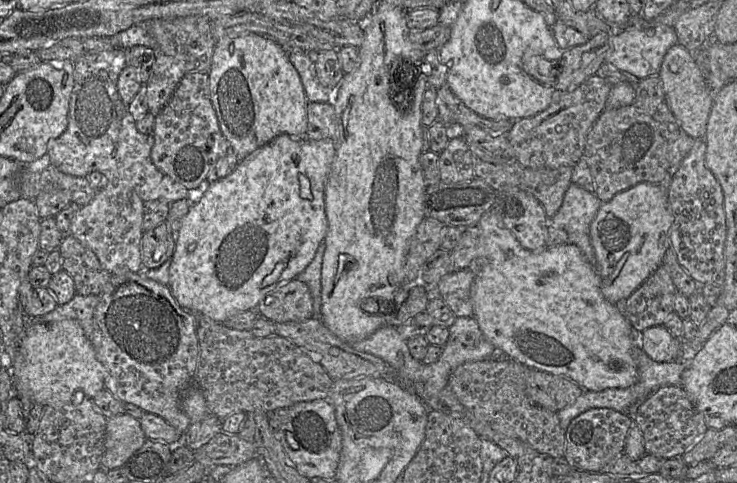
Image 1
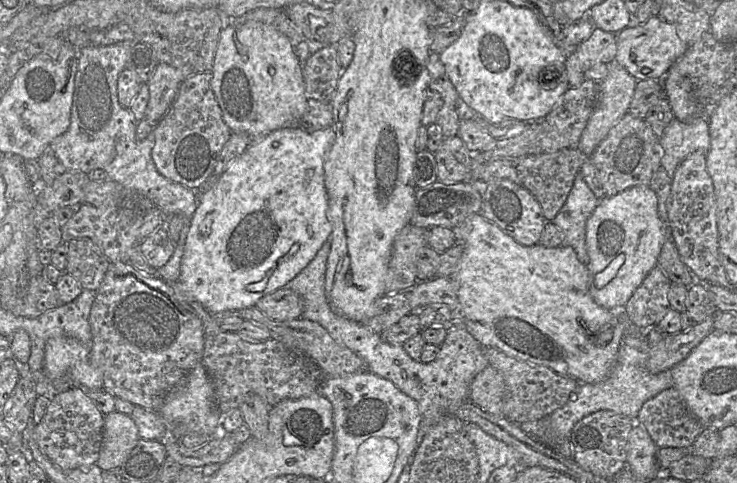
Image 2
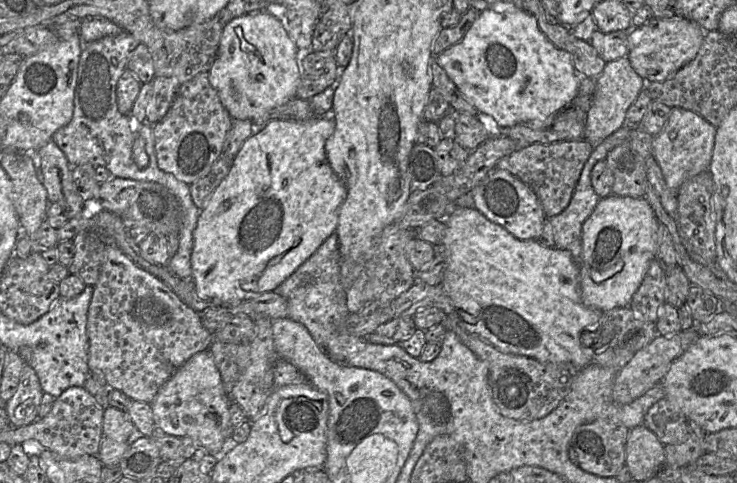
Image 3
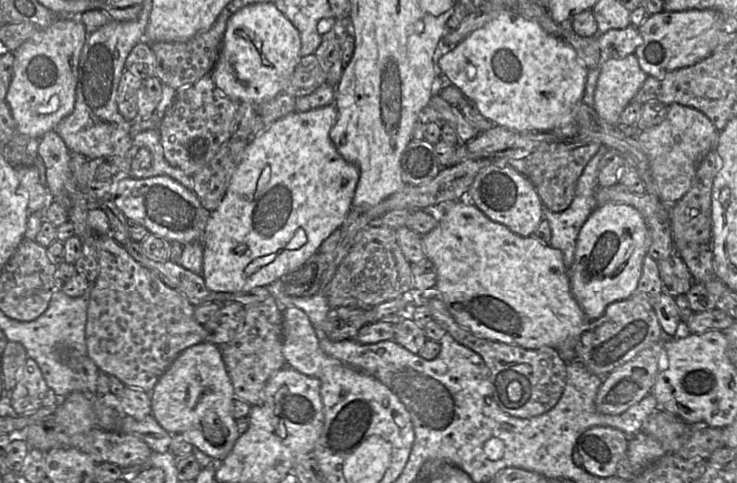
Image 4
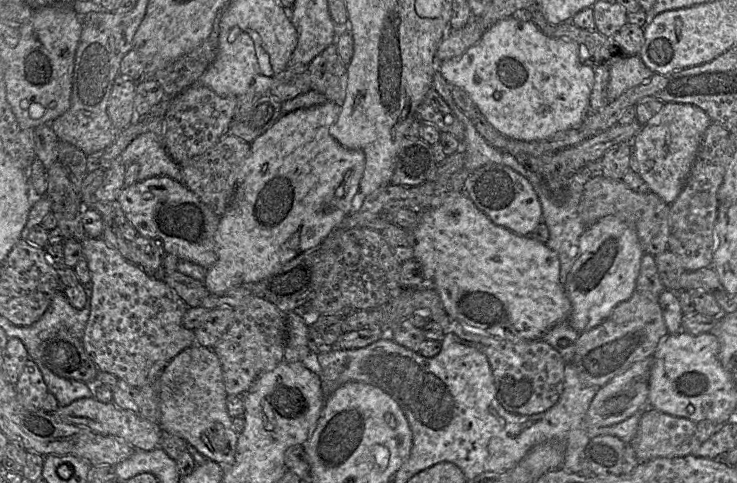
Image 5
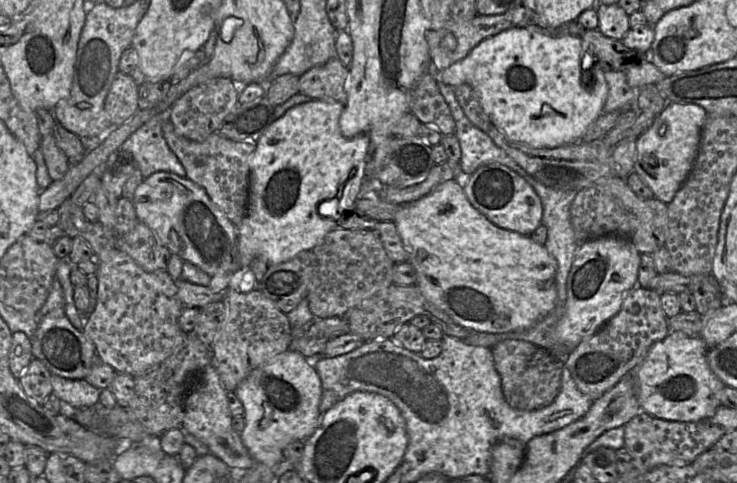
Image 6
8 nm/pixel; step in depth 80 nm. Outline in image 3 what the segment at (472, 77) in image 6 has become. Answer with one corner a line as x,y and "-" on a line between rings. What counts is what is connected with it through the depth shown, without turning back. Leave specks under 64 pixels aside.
496,2
480,11
478,18
463,39
438,55
437,63
446,71
449,78
455,83
466,100
474,105
478,112
485,113
492,117
500,127
510,127
517,124
526,124
534,120
546,121
548,118
554,118
557,113
571,104
579,92
581,77
575,70
570,53
557,48
550,42
540,30
536,17
522,8
516,7
513,3

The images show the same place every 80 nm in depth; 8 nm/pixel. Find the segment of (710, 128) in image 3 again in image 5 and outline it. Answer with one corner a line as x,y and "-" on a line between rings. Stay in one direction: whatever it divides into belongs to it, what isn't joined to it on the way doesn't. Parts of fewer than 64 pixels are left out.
665,103
662,110
647,124
643,125
634,140
628,142
632,147
630,168
637,172
647,183
650,192
653,192
665,203
671,205
687,182
698,154
702,137
711,123
711,119
705,111
695,105
684,103

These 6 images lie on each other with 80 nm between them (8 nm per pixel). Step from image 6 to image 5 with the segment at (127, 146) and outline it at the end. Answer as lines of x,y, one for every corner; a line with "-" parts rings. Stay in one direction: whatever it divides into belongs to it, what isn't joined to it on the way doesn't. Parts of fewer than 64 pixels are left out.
152,132
143,133
133,139
129,145
121,152
119,157
127,165
132,162
137,162
140,165
138,173
139,181
143,181
154,176
168,176
178,182
183,181
183,176
179,164
169,156
164,145

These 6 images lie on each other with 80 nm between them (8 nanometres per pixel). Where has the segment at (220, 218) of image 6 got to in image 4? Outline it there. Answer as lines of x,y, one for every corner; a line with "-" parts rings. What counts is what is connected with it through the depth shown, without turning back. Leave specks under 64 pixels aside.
169,176
122,178
114,188
112,201
128,221
142,225
151,234
168,242
177,241
183,246
195,241
201,241
202,244
202,236
211,212
201,205
194,192

